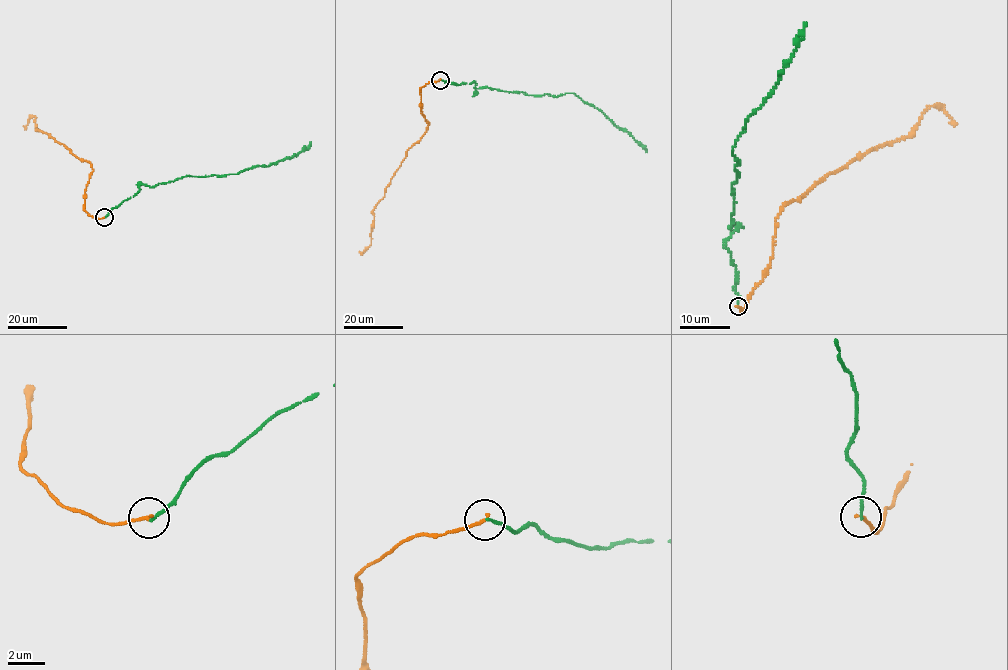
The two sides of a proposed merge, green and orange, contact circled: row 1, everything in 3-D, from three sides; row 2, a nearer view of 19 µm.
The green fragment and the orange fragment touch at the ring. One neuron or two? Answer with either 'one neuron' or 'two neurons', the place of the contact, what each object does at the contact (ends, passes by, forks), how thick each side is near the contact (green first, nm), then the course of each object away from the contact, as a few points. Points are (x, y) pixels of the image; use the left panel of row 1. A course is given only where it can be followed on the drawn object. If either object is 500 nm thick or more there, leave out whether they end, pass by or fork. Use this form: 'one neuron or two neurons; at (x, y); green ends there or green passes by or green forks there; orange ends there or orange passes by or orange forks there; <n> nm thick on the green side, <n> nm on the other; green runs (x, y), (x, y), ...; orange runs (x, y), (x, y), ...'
two neurons; at (104, 217); green ends there; orange ends there; 160 nm thick on the green side, 170 nm on the other; green runs (104, 217), (134, 196), (140, 185), (153, 187), (187, 176), (237, 174), (292, 158), (308, 148), (311, 142); orange runs (103, 217), (92, 217), (83, 210), (91, 164), (49, 134), (36, 130), (34, 116), (30, 117), (26, 129)

